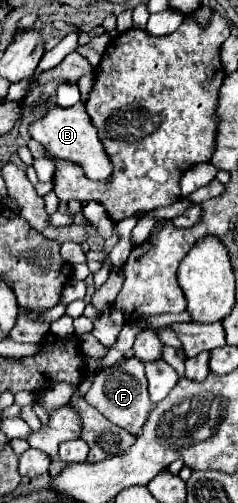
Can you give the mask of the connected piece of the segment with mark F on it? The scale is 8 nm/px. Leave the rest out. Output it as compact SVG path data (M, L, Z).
M132 356L128 360L124 360L122 364L116 364L112 368L102 368L94 374L94 384L86 394L86 402L90 406L94 406L104 418L108 418L112 424L138 434L140 428L144 426L150 408L154 406L148 398L148 390L146 390L146 376L144 376L144 364L140 358Z

